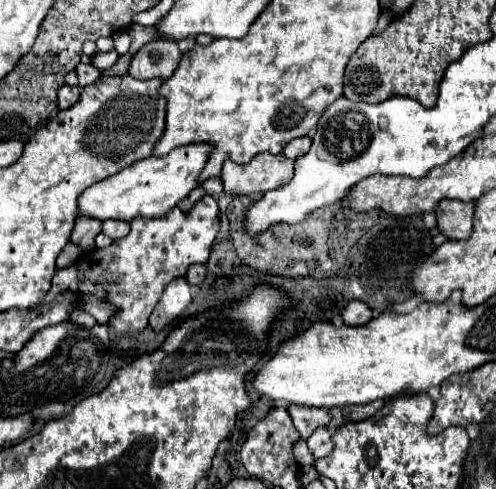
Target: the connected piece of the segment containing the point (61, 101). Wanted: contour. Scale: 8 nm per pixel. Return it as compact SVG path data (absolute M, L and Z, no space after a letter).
M63 85L57 93L57 107L59 109L69 109L71 105L75 105L79 101L79 93L81 89L79 87L69 87L69 85Z

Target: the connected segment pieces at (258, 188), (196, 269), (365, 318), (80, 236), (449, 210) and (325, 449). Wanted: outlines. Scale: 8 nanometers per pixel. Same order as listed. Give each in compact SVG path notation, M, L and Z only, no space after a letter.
M269 151L253 157L245 165L225 161L221 173L225 193L249 195L277 189L279 185L289 183L293 177L293 165L295 163L285 155L273 155Z
M197 263L197 265L193 265L193 267L189 267L189 271L187 271L187 275L185 275L185 279L191 283L191 285L199 285L203 279L205 279L205 265L201 265L201 263Z
M349 301L341 311L345 325L365 325L371 321L371 309L363 301Z
M77 217L75 219L75 227L71 233L71 243L81 247L81 251L91 251L95 247L91 247L91 241L97 237L97 233L101 231L101 221L97 219L87 219L87 217Z
M443 199L435 207L437 229L451 241L469 239L473 227L473 211L475 211L475 203Z
M319 427L309 439L307 439L307 445L309 445L309 451L313 453L315 459L319 457L325 457L333 451L333 441L331 441L331 433L327 427Z

